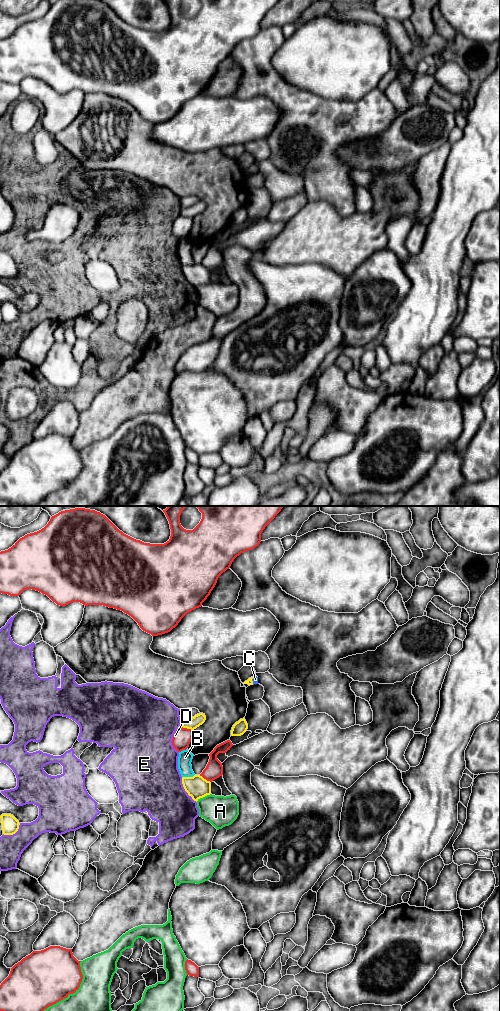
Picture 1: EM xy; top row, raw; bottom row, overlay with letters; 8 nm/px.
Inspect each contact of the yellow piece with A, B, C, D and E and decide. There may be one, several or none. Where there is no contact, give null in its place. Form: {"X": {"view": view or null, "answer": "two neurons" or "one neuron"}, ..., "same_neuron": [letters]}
{"A": {"view": "xy", "answer": "two neurons"}, "B": {"view": "xy", "answer": "two neurons"}, "C": {"view": "xy", "answer": "two neurons"}, "D": {"view": "xy", "answer": "two neurons"}, "E": {"view": "xy", "answer": "two neurons"}, "same_neuron": []}

